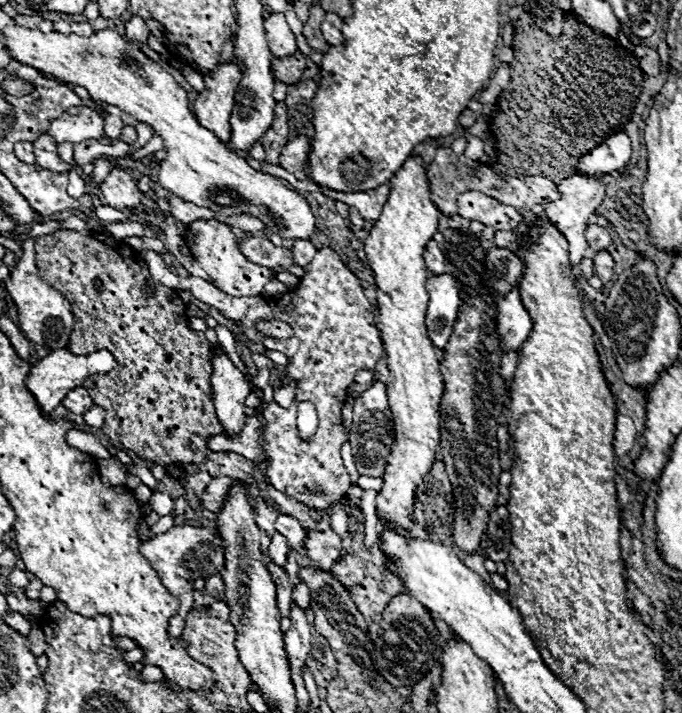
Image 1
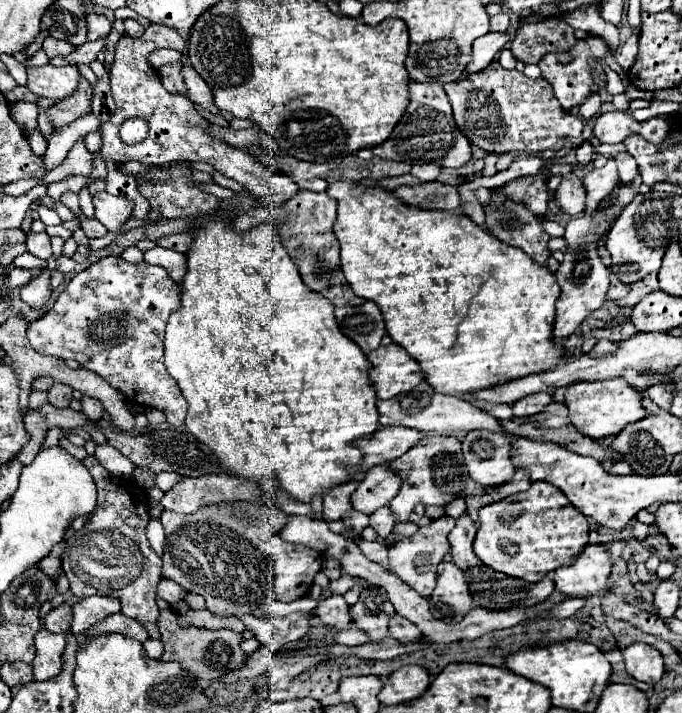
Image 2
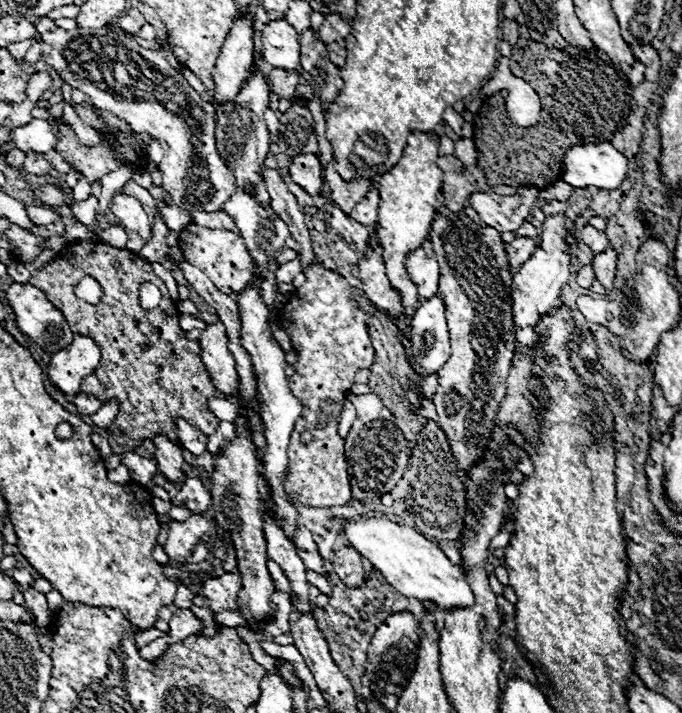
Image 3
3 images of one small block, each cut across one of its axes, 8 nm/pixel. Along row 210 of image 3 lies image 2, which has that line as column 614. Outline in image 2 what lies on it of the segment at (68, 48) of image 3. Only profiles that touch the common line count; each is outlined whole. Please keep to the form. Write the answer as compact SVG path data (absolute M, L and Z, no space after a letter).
M636 176L632 186L622 186L622 184L616 186L612 190L616 200L612 202L610 208L604 208L604 210L598 208L592 214L582 214L582 216L576 216L568 222L566 234L564 234L564 240L568 242L568 250L564 254L564 262L560 264L560 268L556 272L558 284L562 288L562 294L556 302L556 320L554 320L554 330L552 330L552 338L556 342L570 338L576 332L576 328L584 322L584 318L590 312L598 310L606 302L606 292L608 292L608 284L610 284L610 270L602 264L602 260L598 256L598 240L610 228L612 218L618 216L634 200L634 196L640 192L640 184L642 184L642 180L640 180L640 176Z

